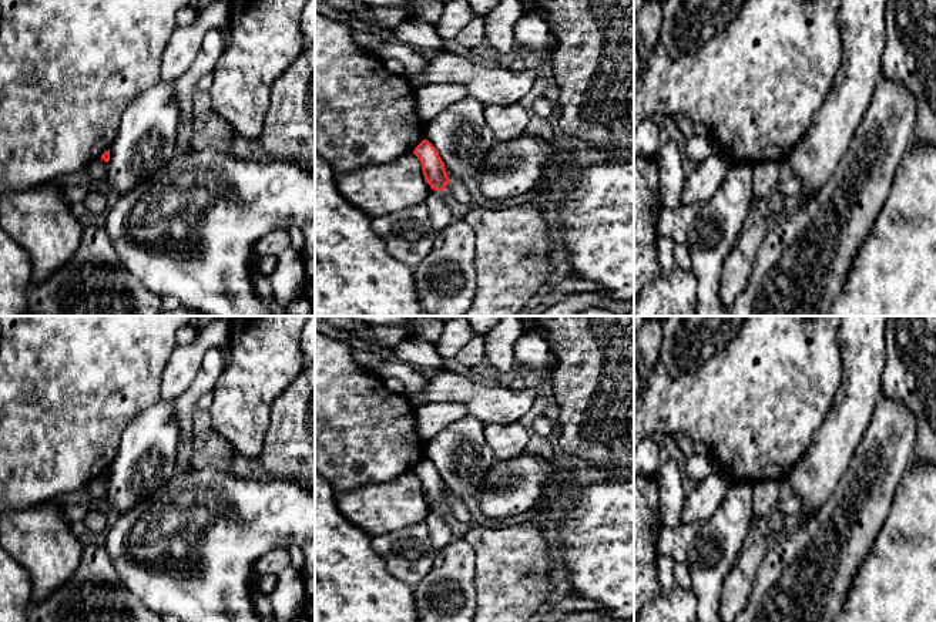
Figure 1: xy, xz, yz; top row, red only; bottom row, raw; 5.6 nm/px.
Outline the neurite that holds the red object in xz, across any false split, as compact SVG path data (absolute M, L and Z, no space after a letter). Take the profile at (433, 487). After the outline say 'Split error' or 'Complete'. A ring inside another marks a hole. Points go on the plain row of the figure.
M423 458L415 467L413 473L419 477L425 498L430 507L435 510L443 510L450 498L437 468L427 458Z. Complete

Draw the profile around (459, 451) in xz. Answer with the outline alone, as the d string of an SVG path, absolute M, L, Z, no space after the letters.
M470 416L449 424L426 441L425 457L437 468L449 498L462 500L476 495L494 460L493 451L484 440L483 421Z

